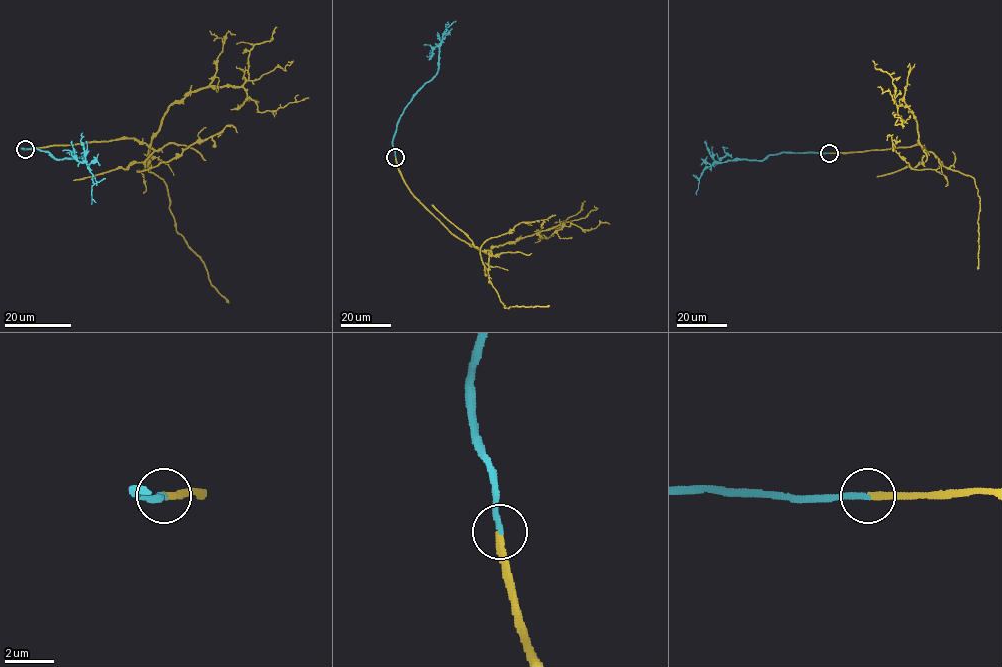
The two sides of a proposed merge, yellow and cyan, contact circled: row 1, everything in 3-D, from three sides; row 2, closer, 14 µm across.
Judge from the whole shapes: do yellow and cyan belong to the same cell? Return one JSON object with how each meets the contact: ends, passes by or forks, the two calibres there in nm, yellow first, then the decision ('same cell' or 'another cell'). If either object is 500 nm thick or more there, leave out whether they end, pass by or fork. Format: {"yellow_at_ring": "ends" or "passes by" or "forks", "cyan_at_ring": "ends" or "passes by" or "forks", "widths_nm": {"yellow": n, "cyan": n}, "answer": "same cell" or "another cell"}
{"yellow_at_ring": "ends", "cyan_at_ring": "ends", "widths_nm": {"yellow": 260, "cyan": 240}, "answer": "same cell"}

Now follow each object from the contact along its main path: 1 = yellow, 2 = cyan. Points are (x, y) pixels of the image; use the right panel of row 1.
1: (829, 153), (921, 145), (925, 150), (911, 110), (897, 106), (895, 123), (900, 124), (895, 114)
2: (829, 153), (781, 152), (769, 154), (760, 160), (714, 162), (703, 170), (695, 193)

